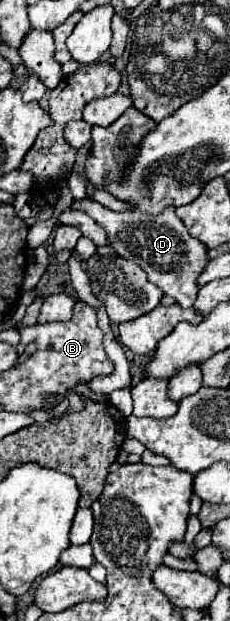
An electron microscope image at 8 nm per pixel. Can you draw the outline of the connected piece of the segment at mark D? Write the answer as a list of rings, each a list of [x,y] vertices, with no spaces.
[[[79,200],[71,204],[75,210],[83,210],[87,212],[101,228],[105,228],[107,238],[109,238],[109,246],[127,260],[133,260],[135,264],[139,264],[145,272],[149,282],[153,282],[155,286],[159,286],[165,294],[169,294],[171,298],[177,300],[177,304],[181,304],[183,308],[193,306],[195,296],[197,296],[197,278],[201,276],[203,268],[209,262],[207,256],[207,246],[189,236],[185,224],[181,222],[181,218],[175,214],[173,206],[167,206],[163,212],[159,214],[147,214],[147,212],[113,212],[109,208],[105,208],[103,204],[95,202],[95,200]]]

